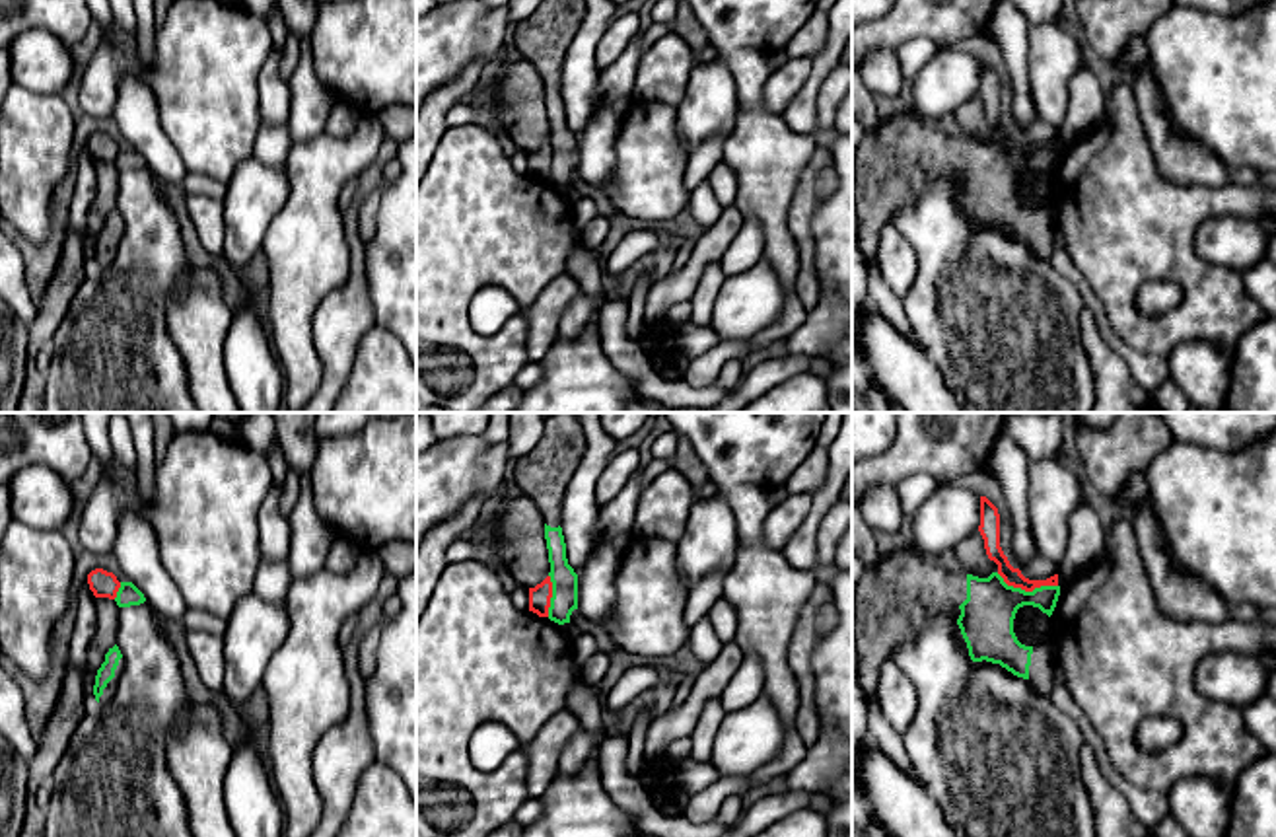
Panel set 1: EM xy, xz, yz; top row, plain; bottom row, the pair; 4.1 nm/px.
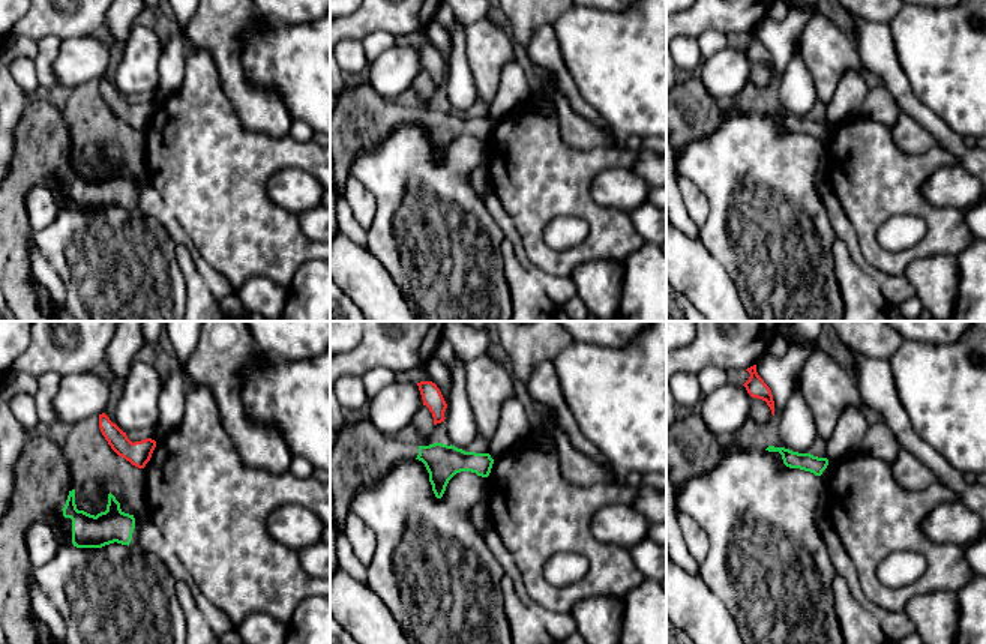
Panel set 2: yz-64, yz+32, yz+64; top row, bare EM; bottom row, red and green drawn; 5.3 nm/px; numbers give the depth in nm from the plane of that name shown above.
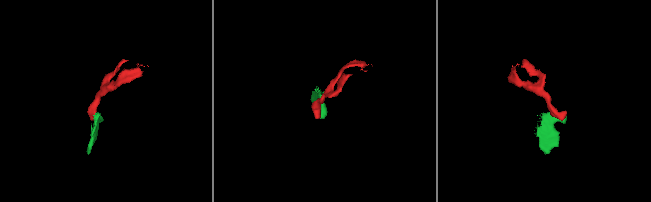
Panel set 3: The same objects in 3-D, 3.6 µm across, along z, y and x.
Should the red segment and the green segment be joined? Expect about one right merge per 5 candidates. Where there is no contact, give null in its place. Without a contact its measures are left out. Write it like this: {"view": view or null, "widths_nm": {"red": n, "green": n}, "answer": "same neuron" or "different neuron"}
{"view": "yz", "widths_nm": {"red": 80, "green": 220}, "answer": "different neuron"}

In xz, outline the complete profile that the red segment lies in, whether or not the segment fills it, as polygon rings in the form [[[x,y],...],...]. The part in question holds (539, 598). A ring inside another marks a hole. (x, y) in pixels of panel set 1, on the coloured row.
[[[547,576],[541,584],[529,588],[529,611],[537,613],[539,617],[549,617],[550,598],[552,582],[550,576]]]

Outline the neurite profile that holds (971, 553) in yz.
[[[973,531],[963,537],[955,553],[965,574],[988,578],[994,572],[980,531]]]

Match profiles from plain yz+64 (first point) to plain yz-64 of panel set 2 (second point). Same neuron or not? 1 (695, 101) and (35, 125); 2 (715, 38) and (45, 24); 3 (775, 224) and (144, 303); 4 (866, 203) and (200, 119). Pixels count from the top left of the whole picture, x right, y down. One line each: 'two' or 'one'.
1: one
2: two
3: one
4: one

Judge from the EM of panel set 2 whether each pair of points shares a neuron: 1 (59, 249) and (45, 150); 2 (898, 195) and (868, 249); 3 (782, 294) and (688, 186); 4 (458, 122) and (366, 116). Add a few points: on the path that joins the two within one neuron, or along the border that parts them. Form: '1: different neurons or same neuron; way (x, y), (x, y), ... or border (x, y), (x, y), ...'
1: different neurons; border (53, 182), (59, 198), (77, 210)
2: same neuron; way (884, 209), (868, 225), (868, 236)
3: different neurons; border (691, 180), (709, 204), (709, 216), (698, 227)
4: same neuron; way (435, 120), (420, 116), (389, 116)

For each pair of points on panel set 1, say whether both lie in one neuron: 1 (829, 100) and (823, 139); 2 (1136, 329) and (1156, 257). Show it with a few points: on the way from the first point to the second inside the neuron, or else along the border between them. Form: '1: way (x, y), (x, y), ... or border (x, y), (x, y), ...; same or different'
1: way (825, 109), (825, 129); same
2: way (1127, 312), (1127, 287), (1138, 275); same

